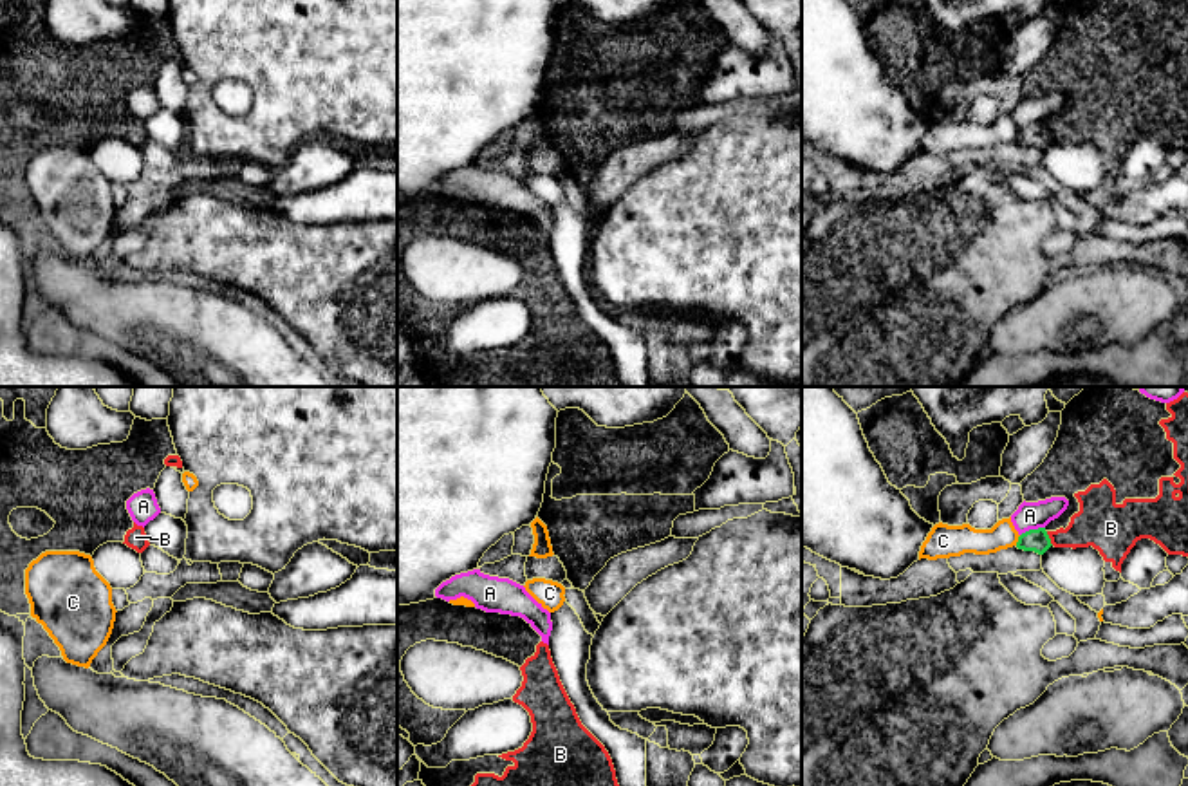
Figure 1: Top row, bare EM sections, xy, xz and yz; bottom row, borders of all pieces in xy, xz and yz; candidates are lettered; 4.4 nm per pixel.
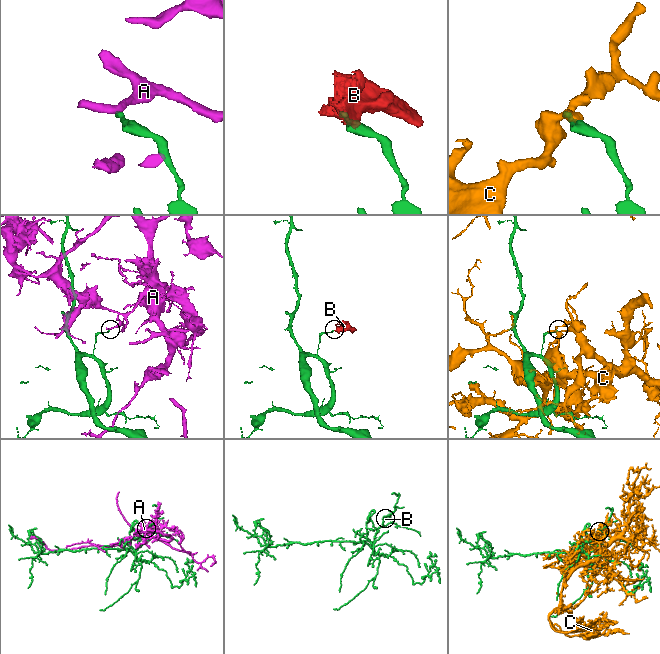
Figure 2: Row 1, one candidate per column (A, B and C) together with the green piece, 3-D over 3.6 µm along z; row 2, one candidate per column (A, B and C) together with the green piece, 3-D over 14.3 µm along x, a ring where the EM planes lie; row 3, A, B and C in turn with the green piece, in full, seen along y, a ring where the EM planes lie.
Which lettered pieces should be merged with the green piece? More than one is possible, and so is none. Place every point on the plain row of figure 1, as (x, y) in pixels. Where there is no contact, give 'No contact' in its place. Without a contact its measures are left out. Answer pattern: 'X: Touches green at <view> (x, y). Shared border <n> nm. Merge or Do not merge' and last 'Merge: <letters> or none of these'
A: Touches green at yz (1031, 125). Shared border 120 nm. Do not merge
B: Touches green at yz (1049, 134). Shared border 70 nm. Do not merge
C: Touches green at yz (1019, 136). Shared border 50 nm. Do not merge
Merge: none of these

